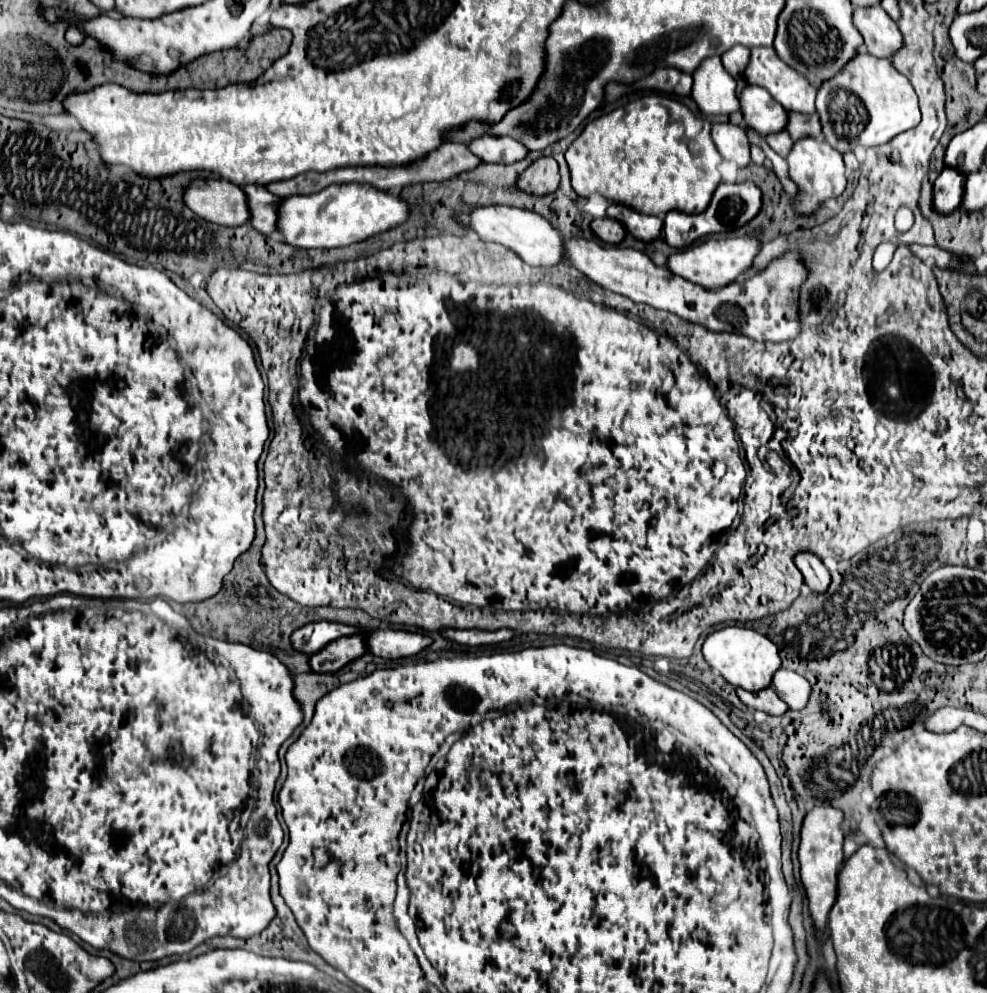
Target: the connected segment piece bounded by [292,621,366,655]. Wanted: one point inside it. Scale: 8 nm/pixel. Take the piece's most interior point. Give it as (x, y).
(311, 638)

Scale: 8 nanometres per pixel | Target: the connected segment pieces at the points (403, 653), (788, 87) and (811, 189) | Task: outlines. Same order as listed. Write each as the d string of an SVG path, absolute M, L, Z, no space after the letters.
M372 629L366 637L366 647L372 655L384 657L384 659L400 659L420 653L432 645L432 639L422 633L410 633L410 631L396 631L396 629Z
M754 47L752 49L752 57L746 71L744 71L744 79L747 84L764 87L786 111L798 111L798 113L814 113L814 97L816 97L816 87L812 87L812 83L808 83L808 79L804 79L804 75L800 75L798 71L794 71L792 67L788 67L774 51L774 47Z
M824 137L798 139L792 147L792 153L788 153L786 161L788 161L788 173L790 173L792 181L796 181L798 187L802 189L798 193L798 197L792 201L792 207L802 215L812 215L828 199L838 197L846 187L846 167L844 167L842 155L832 145L828 145L828 141Z

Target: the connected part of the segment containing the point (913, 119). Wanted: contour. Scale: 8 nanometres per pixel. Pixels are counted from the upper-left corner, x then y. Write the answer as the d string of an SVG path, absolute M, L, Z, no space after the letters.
M860 47L856 51L854 59L850 59L844 65L844 71L840 71L840 75L836 75L820 85L818 97L830 97L838 87L850 89L852 93L856 93L862 99L862 103L870 115L866 127L860 133L842 137L840 141L848 141L848 143L858 141L864 147L874 147L874 145L888 143L898 133L904 133L920 123L916 91L912 91L908 77L900 75L900 71L896 71L896 67L892 67L892 59L874 59L874 55L868 55L868 51L864 47Z

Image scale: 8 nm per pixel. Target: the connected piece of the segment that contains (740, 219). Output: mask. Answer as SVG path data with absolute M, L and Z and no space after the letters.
M744 181L744 183L720 183L718 189L712 195L710 205L696 215L688 215L682 211L668 211L668 215L664 217L664 241L670 247L676 249L686 249L690 247L694 241L710 235L710 233L728 233L740 225L744 225L746 221L750 221L758 211L760 211L760 189L752 183L752 181Z

